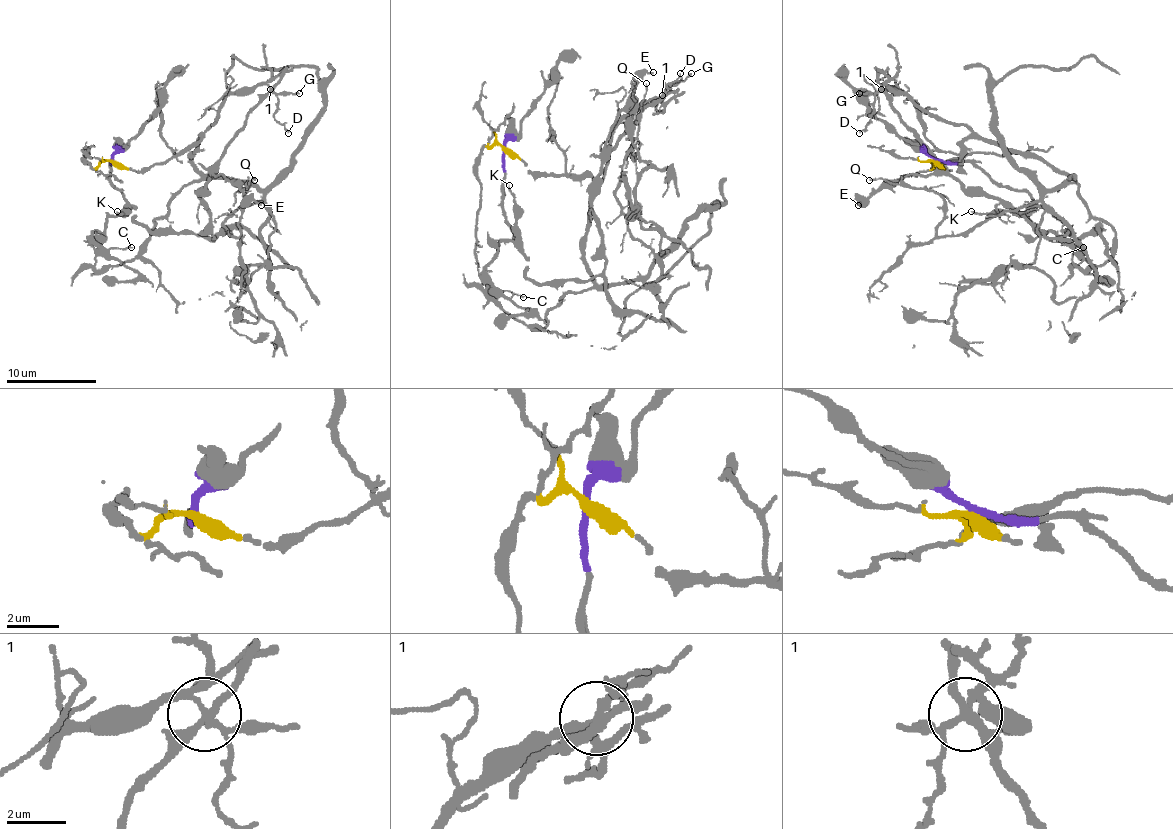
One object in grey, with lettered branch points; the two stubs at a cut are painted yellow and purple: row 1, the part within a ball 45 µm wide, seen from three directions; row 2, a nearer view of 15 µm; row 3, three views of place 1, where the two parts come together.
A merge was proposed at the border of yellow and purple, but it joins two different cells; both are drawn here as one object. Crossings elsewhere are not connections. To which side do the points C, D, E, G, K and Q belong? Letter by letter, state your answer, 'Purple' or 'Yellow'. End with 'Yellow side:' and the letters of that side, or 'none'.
C: Purple
D: Yellow
E: Purple
G: Yellow
K: Purple
Q: Yellow
Yellow side: D, G, Q

